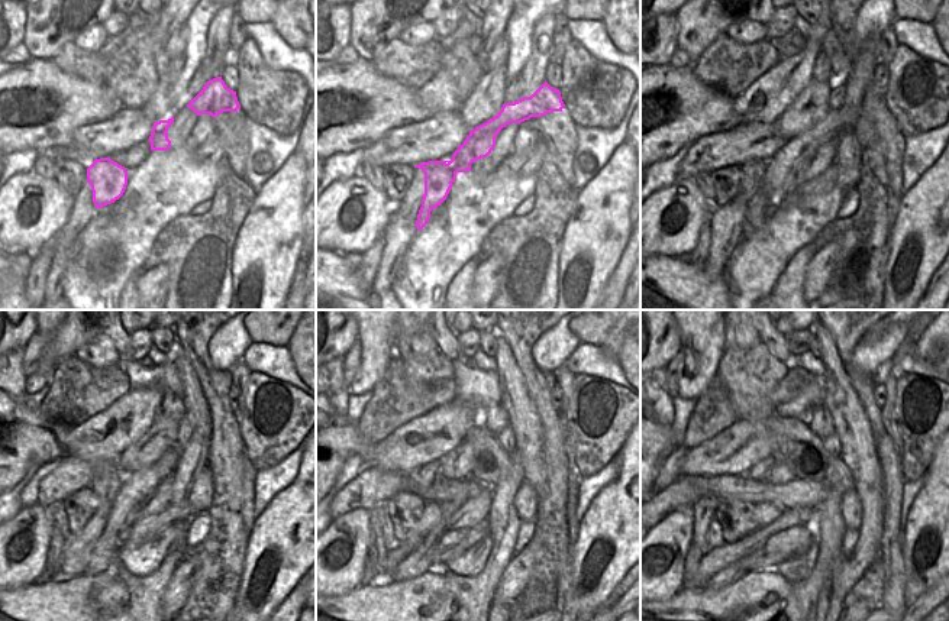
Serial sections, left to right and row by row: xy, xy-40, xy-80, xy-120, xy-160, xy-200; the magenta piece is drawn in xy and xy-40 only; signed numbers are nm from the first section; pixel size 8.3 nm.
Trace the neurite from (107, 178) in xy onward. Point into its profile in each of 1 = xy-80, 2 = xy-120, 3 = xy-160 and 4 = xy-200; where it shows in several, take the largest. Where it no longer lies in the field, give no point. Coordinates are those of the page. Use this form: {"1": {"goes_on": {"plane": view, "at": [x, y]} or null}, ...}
{"1": {"goes_on": {"plane": "xy-80", "at": [778, 180]}}, "2": {"goes_on": {"plane": "xy-120", "at": [134, 491]}}, "3": {"goes_on": {"plane": "xy-160", "at": [426, 556]}}, "4": {"goes_on": {"plane": "xy-200", "at": [752, 562]}}}

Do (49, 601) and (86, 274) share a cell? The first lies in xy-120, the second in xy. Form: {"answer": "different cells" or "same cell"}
{"answer": "different cells"}

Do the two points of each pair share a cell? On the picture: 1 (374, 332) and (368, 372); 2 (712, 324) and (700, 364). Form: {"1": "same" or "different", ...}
{"1": "same", "2": "same"}

